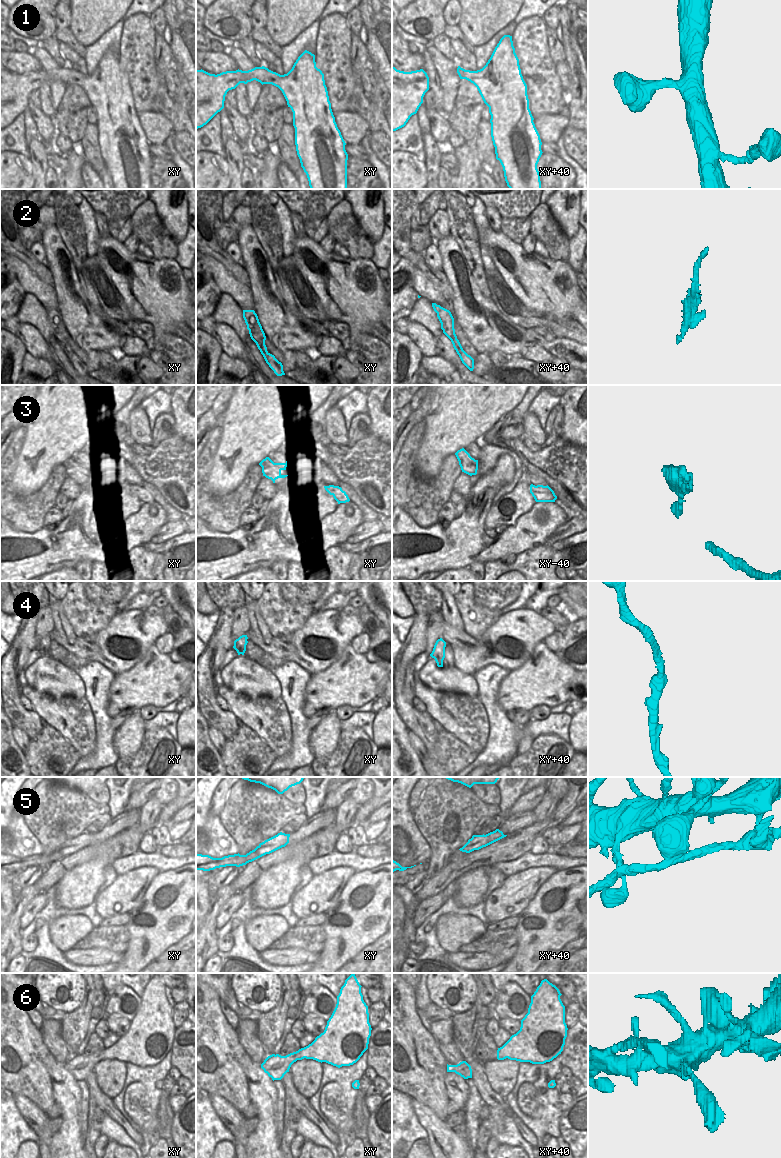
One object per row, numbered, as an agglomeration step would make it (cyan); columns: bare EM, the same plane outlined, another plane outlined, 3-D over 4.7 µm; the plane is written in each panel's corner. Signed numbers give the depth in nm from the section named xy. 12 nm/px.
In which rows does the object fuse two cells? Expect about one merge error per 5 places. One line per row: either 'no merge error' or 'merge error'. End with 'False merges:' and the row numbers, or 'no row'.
1: no merge error
2: merge error
3: merge error
4: no merge error
5: merge error
6: no merge error
False merges: 2, 3, 5

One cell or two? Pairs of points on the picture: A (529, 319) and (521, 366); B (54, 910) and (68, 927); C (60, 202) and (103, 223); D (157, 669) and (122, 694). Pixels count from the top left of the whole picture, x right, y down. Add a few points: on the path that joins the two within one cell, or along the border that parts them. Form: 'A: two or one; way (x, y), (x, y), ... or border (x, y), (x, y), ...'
A: two; border (518, 354), (510, 357)
B: two; border (68, 914), (58, 917)
C: two; border (94, 213), (97, 230), (101, 236)
D: one; way (148, 678), (140, 686), (131, 690)

